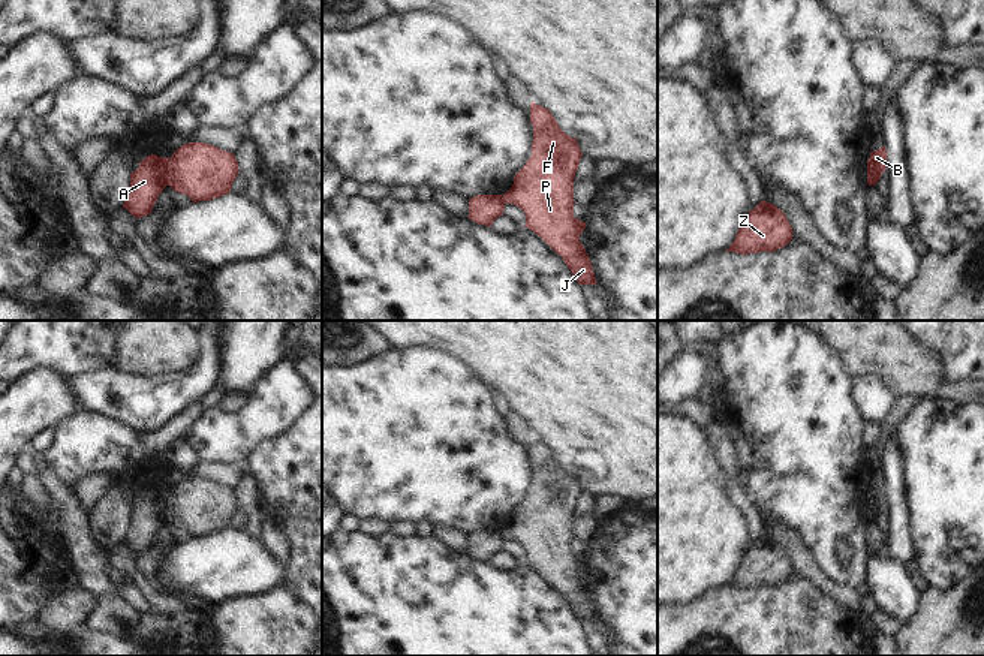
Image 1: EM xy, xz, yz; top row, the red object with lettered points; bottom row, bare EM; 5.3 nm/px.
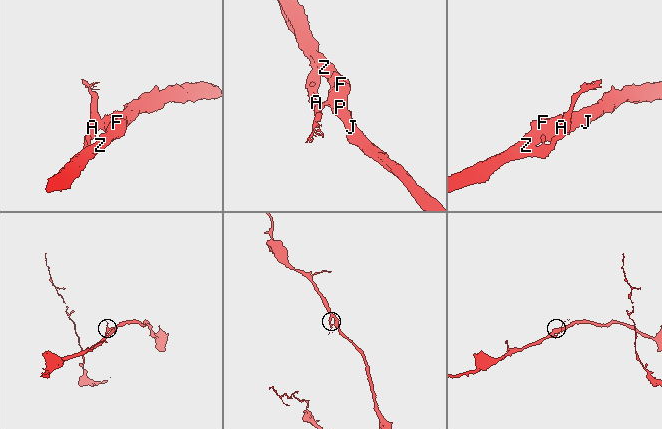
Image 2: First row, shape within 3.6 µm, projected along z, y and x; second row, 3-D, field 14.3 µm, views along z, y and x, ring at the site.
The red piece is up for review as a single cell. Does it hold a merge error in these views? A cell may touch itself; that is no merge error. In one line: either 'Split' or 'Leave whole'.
Split.

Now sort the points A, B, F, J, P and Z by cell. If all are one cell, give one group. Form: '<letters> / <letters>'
A B / F J P Z

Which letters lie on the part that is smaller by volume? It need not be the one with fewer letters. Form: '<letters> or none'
A, B

